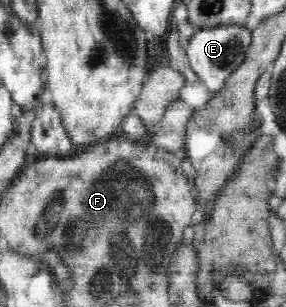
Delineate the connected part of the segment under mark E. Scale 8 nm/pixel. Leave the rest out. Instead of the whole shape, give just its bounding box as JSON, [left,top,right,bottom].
[186,23,252,92]

